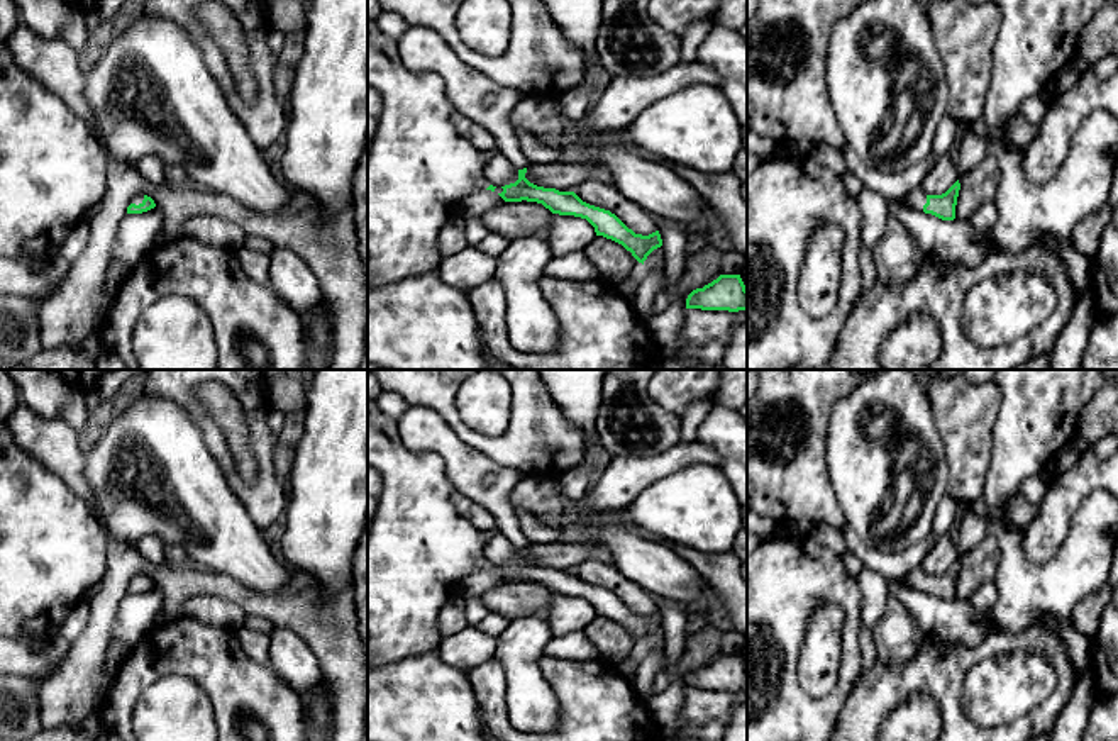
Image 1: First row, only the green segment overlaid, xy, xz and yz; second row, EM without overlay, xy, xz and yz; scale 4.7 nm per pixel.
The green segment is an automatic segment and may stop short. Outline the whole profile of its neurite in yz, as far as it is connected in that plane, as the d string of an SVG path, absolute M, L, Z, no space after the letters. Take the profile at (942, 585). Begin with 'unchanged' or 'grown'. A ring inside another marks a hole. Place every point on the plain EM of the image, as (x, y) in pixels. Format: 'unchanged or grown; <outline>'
grown; M957 560L942 575L927 575L920 568L916 568L896 582L903 587L908 587L913 590L923 590L925 593L932 593L942 600L954 600L959 570L960 570L960 563Z

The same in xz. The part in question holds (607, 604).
grown; M408 405L398 419L398 432L408 449L437 454L454 490L495 517L498 532L518 551L518 560L501 566L503 571L498 573L505 582L537 582L552 593L586 599L596 616L622 624L642 644L662 626L659 610L649 616L635 614L615 593L583 582L574 571L530 563L525 558L530 541L523 536L510 504L510 493L523 476L466 444L434 409Z

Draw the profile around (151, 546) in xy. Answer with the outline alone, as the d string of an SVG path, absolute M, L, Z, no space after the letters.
M154 534L142 536L136 543L136 548L149 563L161 565L166 561L164 544L163 544L161 538L154 536Z

